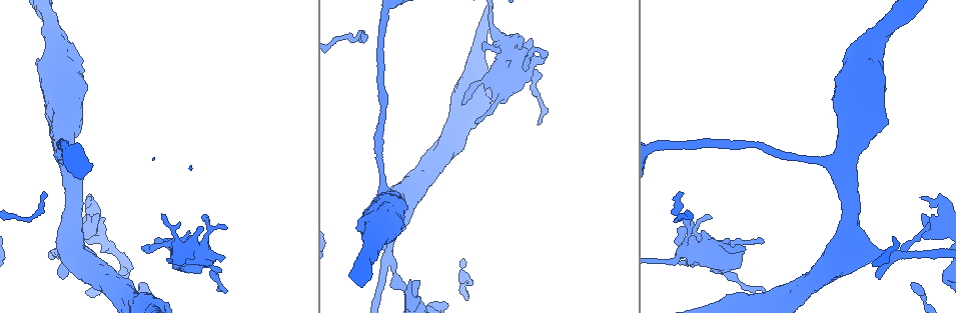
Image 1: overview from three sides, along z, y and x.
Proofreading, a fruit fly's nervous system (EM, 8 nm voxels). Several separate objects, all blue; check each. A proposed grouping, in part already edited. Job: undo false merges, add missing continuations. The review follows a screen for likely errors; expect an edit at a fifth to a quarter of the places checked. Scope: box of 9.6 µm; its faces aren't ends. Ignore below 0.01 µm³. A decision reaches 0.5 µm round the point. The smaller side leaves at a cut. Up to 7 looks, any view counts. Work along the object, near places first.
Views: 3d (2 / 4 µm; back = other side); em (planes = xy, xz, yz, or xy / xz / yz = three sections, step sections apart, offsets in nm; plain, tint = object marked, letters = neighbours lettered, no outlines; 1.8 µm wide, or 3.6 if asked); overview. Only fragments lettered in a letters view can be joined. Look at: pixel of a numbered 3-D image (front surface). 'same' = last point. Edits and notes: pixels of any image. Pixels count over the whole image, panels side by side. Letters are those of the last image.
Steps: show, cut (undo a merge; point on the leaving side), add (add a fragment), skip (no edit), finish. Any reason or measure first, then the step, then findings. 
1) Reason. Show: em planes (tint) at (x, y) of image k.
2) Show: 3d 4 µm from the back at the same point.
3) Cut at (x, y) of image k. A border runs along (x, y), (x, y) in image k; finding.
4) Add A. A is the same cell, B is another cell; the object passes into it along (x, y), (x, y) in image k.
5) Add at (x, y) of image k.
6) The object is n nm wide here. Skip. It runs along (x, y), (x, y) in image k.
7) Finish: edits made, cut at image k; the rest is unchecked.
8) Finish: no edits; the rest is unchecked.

Looks like a crossing. Show: em 3.6 µm xy step 4 (tint) at (386, 256) of image 1.

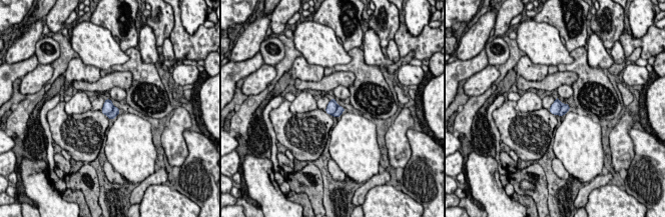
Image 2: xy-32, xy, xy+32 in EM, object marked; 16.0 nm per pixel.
Cut it another way. Show: em 3.6 µm yz step 16 (letters) at the same point.

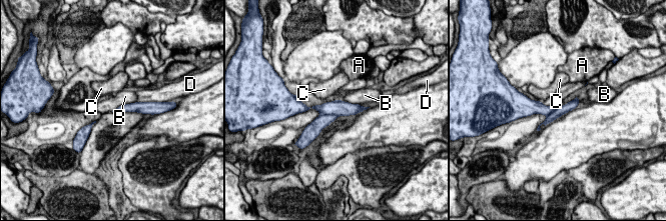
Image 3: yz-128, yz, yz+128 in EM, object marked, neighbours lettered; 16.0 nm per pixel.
Cut at (322, 121) of image 3. A, B, C and D are other cells; the part that leaves runs along (576, 100), (545, 122) in image 3; two neurons meet here.

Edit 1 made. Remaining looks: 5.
Abrupt turn. Show: 3d 4 µm at (350, 38) of image 1.

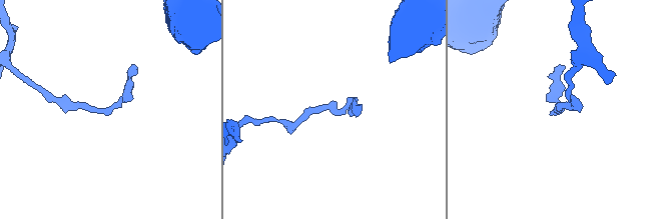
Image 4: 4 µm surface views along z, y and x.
Show: em planes (letters) at (557, 110) of image 4.

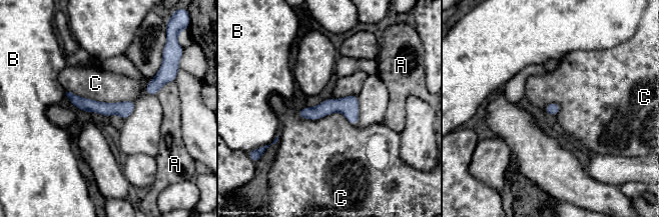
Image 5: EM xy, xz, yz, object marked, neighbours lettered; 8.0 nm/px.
Skip. A, B and C are other cells; a border runs along (66, 91), (99, 101), (134, 100) in image 5; continuous, no second neuron.

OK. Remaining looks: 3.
Touches itself. Show: 3d 4 µm at (847, 93) of image 1.

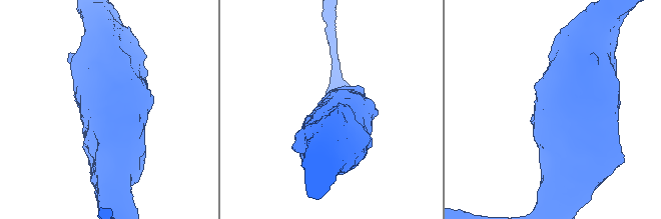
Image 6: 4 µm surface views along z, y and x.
Show: em 3.6 µm planes (letters) at (123, 107) of image 6.

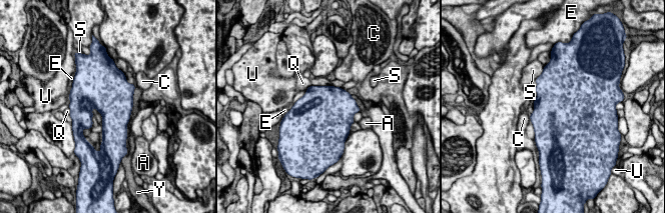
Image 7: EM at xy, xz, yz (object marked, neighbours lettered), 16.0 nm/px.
Skip. A, C, E, Q, S, U and Y are other cells; a border runs along (306, 89), (294, 103) in image 7; continuous, no second neuron.

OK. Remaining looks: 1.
Finish: edits made, cut at image 3; the rest is unchecked.

